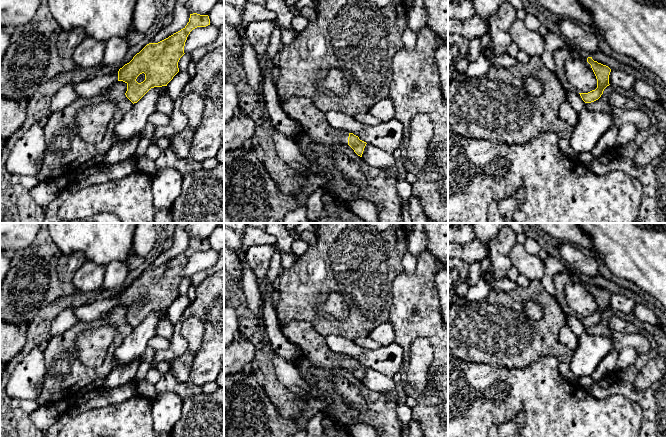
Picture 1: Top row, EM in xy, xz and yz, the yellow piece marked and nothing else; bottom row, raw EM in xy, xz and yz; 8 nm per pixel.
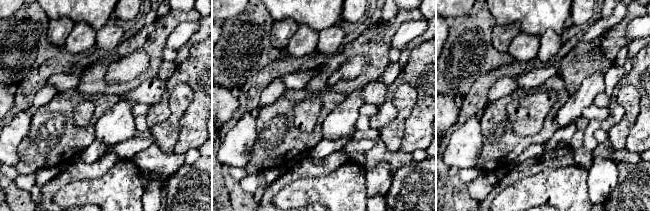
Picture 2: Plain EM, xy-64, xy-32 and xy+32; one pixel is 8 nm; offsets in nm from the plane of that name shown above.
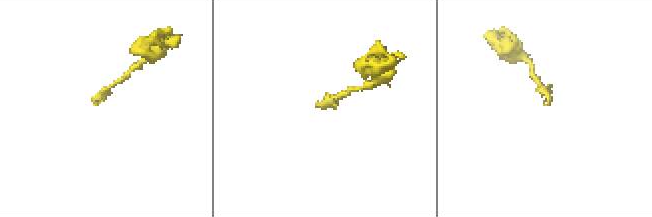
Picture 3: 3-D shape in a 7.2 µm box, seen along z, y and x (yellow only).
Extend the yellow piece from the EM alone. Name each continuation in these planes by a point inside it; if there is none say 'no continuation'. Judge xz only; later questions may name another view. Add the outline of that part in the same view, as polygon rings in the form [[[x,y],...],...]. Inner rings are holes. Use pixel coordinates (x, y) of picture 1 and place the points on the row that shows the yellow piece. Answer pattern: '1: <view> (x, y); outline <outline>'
1: xz (312, 120); outline [[[292,96],[281,100],[281,106],[288,116],[301,125],[305,133],[324,149],[348,143],[349,132],[331,127],[324,112],[318,109],[311,99]]]

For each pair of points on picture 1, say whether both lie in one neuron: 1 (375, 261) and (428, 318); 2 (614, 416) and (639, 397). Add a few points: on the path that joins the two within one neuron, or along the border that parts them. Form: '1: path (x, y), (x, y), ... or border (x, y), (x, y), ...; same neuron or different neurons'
1: border (403, 270), (392, 283), (391, 303); different neurons
2: border (611, 395), (634, 400), (641, 409), (642, 423); different neurons

